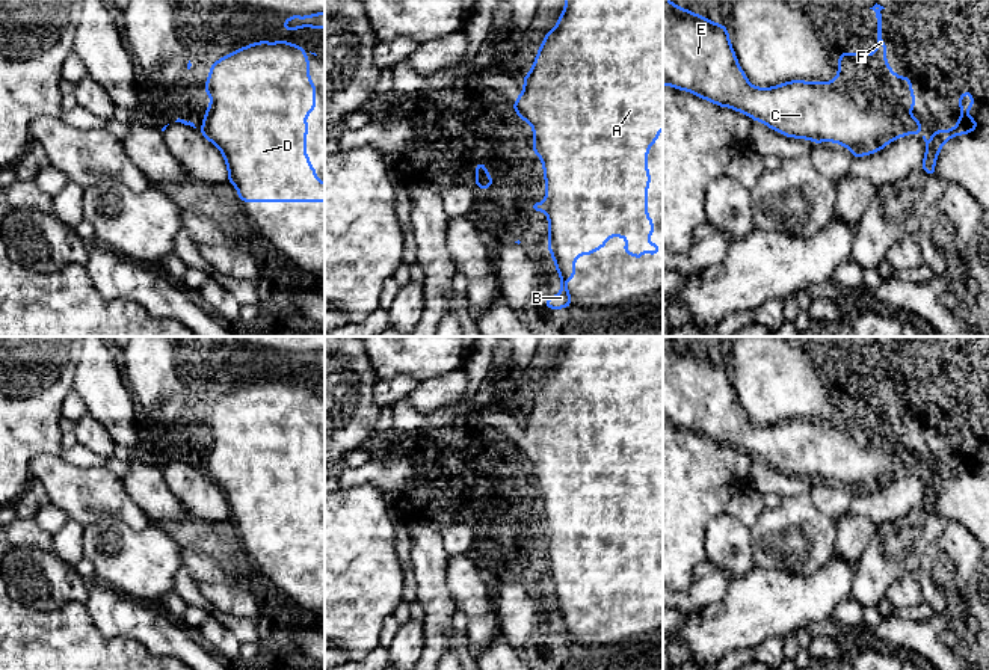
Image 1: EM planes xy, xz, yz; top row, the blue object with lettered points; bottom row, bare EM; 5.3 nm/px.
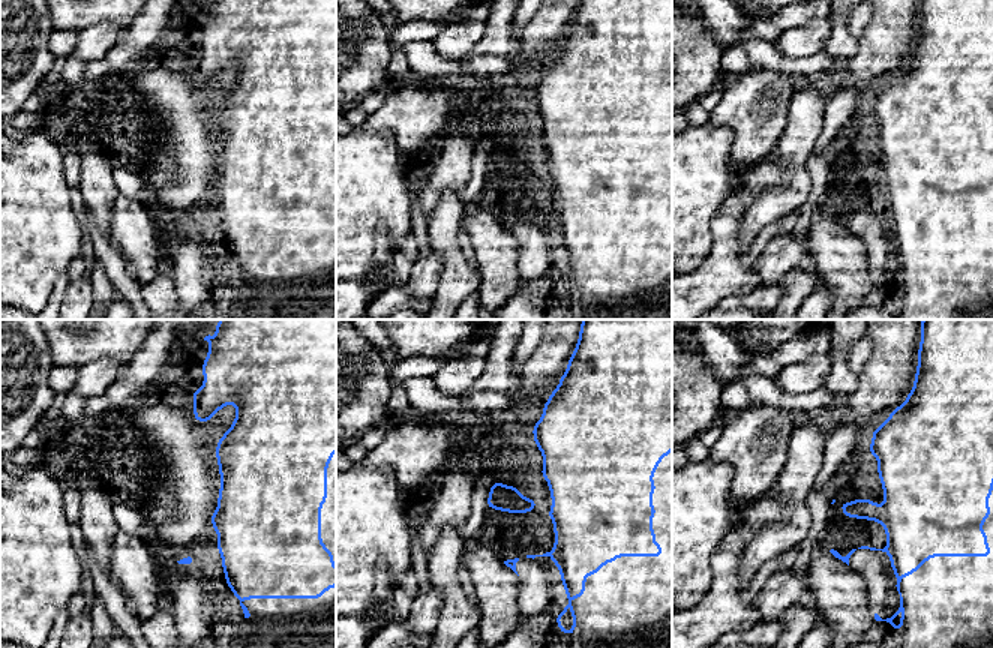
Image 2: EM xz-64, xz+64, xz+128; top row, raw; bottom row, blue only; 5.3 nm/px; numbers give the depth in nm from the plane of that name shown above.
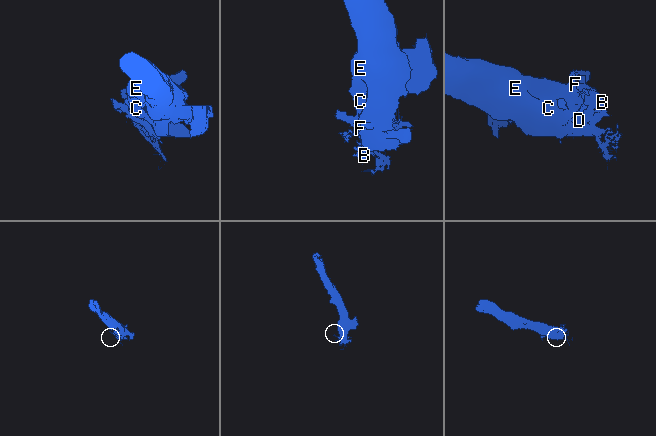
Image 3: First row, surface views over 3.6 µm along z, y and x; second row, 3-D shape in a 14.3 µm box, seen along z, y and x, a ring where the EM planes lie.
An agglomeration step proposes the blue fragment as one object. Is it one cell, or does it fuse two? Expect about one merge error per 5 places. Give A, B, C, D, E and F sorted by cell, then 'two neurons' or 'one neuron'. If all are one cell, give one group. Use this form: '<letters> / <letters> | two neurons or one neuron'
A B C D E F | one neuron

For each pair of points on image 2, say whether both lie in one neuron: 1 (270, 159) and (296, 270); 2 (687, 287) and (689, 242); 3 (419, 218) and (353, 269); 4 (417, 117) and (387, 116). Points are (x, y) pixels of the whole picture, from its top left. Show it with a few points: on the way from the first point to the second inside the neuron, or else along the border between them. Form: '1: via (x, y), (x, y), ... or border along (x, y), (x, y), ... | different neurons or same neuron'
1: via (296, 186), (296, 243) | same neuron
2: border along (710, 246), (708, 255), (687, 275) | different neurons
3: border along (411, 188), (410, 230) | different neurons
4: via (410, 116), (395, 116) | same neuron

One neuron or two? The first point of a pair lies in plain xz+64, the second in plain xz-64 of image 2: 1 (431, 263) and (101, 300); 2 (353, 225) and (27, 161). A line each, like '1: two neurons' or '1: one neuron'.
1: two neurons
2: one neuron

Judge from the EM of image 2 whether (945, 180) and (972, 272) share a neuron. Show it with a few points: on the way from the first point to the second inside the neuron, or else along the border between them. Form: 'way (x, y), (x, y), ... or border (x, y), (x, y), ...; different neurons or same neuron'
way (948, 203), (959, 228), (969, 240), (972, 249); same neuron

